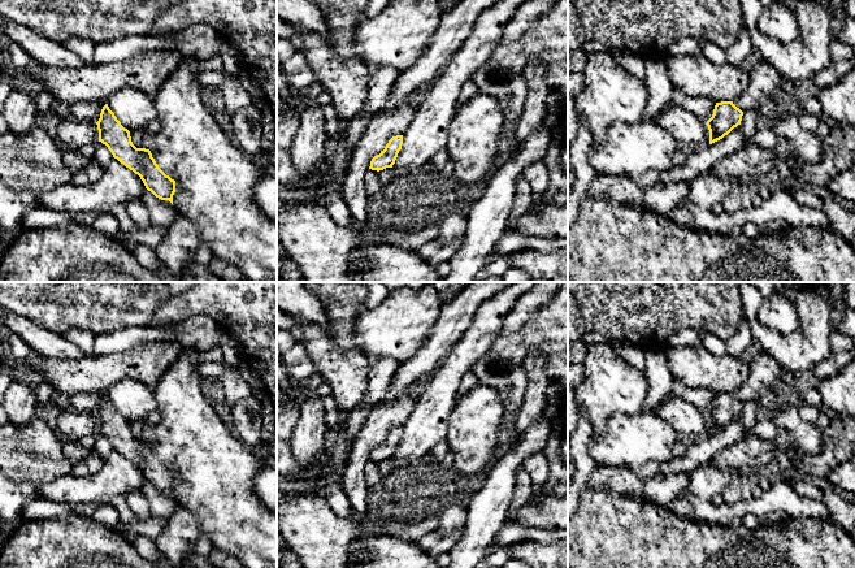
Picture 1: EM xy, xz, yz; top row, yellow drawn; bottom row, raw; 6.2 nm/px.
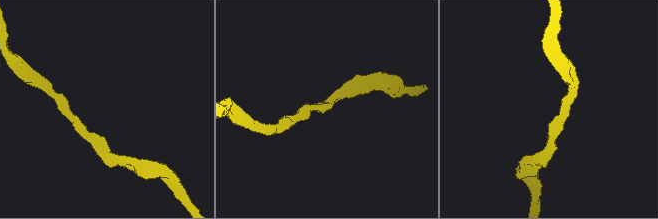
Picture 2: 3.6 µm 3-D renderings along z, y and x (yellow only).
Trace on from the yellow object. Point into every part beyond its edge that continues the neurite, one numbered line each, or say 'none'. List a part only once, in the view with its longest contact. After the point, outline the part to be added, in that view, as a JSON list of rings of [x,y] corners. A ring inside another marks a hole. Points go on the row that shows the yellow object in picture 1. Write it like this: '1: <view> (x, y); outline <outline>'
none

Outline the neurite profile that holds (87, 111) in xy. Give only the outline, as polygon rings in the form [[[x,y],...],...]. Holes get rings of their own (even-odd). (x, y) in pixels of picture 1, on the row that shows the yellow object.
[[[82,100],[70,105],[70,117],[82,122],[96,123],[107,101]]]

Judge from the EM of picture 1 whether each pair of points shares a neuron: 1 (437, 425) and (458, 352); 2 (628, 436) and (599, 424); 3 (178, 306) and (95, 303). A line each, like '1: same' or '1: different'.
1: same
2: different
3: different

